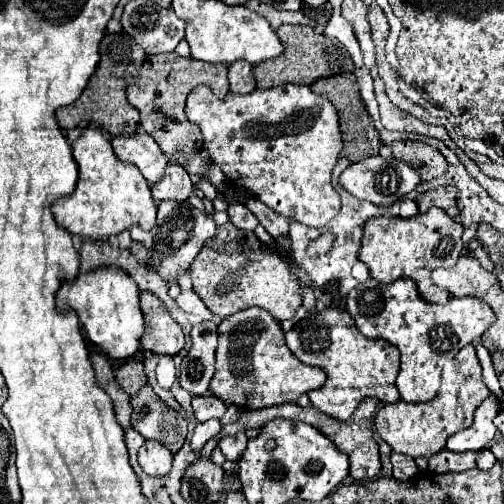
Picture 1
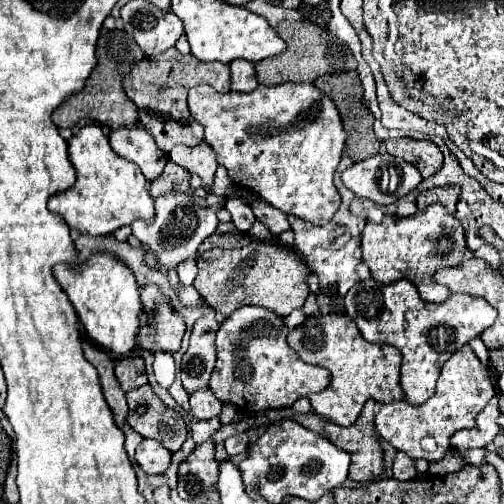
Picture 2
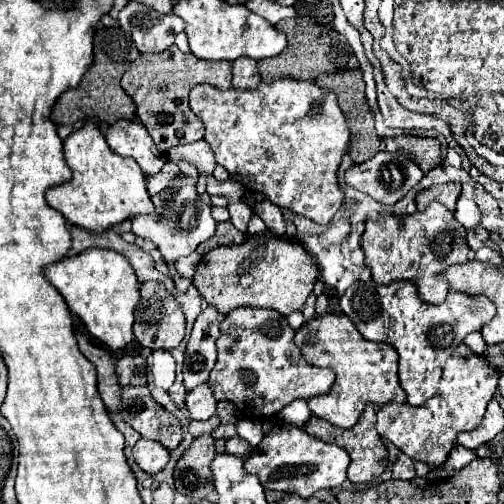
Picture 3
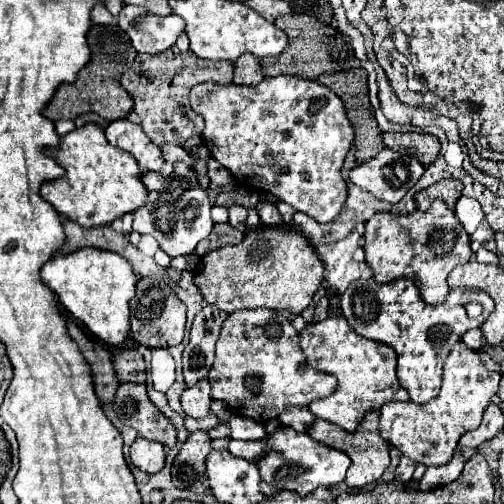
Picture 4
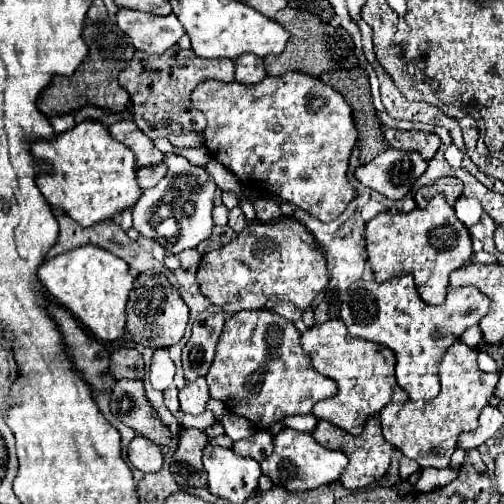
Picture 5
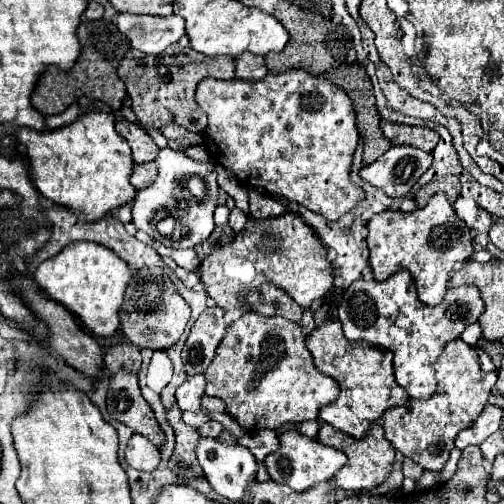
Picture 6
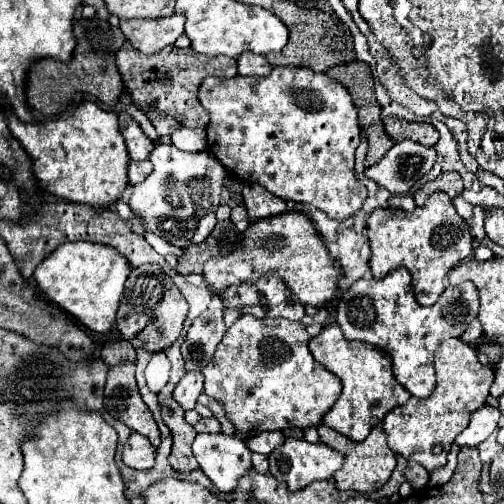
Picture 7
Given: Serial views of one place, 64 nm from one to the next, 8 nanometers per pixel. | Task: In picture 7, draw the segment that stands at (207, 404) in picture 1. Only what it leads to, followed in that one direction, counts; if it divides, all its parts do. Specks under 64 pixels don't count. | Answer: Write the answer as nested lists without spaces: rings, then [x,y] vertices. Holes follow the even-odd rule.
[[[186,372],[180,384],[174,390],[174,400],[184,408],[184,410],[194,410],[198,396],[202,394],[202,384],[204,376],[202,372]]]

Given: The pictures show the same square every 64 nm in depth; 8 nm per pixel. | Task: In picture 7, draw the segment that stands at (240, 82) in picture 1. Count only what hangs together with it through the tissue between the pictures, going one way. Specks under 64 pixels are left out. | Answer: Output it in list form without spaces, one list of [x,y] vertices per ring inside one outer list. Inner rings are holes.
[[[244,52],[238,58],[238,74],[240,76],[268,76],[270,72],[272,72],[272,66],[260,54]]]

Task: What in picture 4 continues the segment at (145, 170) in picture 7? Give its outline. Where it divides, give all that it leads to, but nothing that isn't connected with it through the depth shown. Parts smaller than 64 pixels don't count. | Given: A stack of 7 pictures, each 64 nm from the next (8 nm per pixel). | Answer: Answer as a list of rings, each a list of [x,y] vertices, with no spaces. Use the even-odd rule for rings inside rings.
[[[164,164],[164,168],[162,168],[162,172],[150,172],[150,174],[144,174],[142,176],[142,182],[144,182],[144,186],[148,188],[148,190],[160,190],[160,186],[164,184],[164,180],[170,176],[174,172],[174,168],[172,168],[172,164]]]

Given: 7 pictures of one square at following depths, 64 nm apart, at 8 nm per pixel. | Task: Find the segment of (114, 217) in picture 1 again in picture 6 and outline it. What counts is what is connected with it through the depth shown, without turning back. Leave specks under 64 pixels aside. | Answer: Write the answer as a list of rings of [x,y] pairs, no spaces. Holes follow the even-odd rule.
[[[86,112],[76,122],[58,128],[58,130],[46,130],[46,132],[34,132],[28,128],[22,128],[16,132],[18,142],[24,146],[26,156],[30,160],[30,172],[34,186],[40,190],[44,198],[48,198],[54,204],[64,204],[64,208],[72,210],[76,216],[80,216],[86,222],[100,220],[108,216],[114,208],[120,208],[134,200],[136,188],[130,184],[132,174],[132,152],[128,142],[114,130],[114,116],[106,112]]]

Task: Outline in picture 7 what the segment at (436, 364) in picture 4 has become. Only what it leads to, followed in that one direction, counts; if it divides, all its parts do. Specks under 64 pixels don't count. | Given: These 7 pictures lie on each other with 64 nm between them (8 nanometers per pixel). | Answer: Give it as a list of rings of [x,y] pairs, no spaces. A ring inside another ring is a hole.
[[[396,268],[382,280],[356,280],[342,296],[338,304],[338,324],[348,340],[362,340],[368,342],[392,356],[394,362],[394,376],[396,380],[416,398],[428,398],[434,392],[436,378],[434,378],[434,352],[440,342],[448,338],[456,338],[464,334],[468,324],[478,316],[478,288],[472,282],[464,282],[460,286],[448,286],[440,300],[434,306],[422,306],[414,298],[414,288],[410,282],[410,272],[406,268]]]

